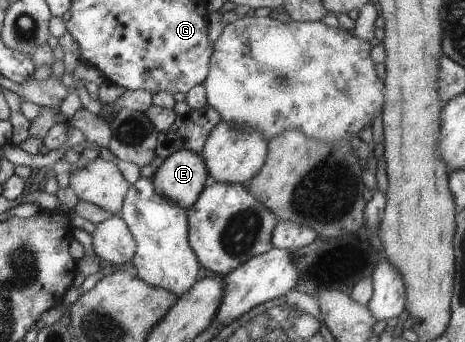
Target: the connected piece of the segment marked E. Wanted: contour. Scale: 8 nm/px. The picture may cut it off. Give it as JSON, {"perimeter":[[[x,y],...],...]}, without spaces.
{"perimeter":[[[178,150],[163,159],[151,182],[161,196],[188,209],[209,182],[209,175],[200,155]]]}

